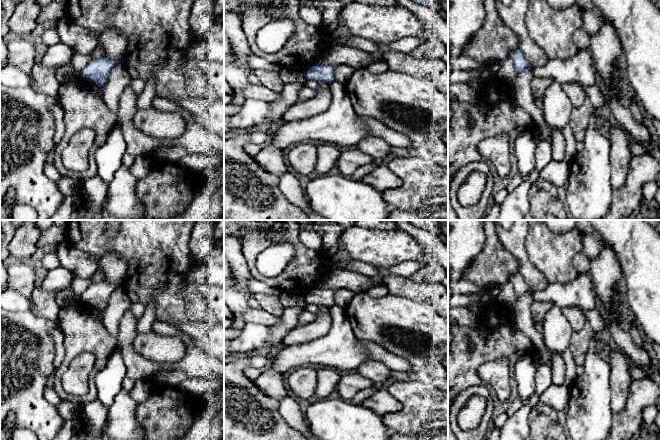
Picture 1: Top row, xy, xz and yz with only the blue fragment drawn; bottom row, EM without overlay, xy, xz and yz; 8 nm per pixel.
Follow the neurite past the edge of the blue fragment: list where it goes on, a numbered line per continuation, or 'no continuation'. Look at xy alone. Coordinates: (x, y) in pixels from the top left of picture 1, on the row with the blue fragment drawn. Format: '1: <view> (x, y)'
no continuation

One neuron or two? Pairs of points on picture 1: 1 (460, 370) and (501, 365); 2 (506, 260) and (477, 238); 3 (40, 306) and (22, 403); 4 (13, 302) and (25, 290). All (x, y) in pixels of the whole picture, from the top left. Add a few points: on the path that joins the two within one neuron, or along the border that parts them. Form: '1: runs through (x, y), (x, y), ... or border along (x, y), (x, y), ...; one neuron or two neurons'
1: border along (480, 367), (478, 369); two neurons
2: border along (484, 230), (485, 243), (470, 262); two neurons
3: border along (31, 311), (35, 315), (56, 322); two neurons
4: border along (10, 288), (19, 292), (28, 300), (29, 309); two neurons

